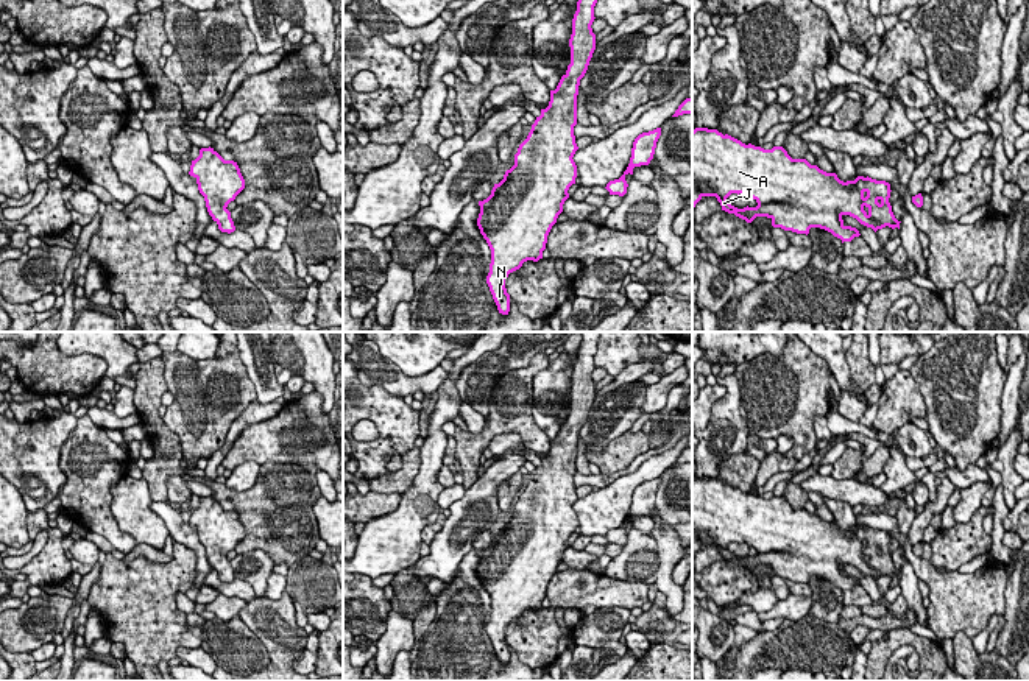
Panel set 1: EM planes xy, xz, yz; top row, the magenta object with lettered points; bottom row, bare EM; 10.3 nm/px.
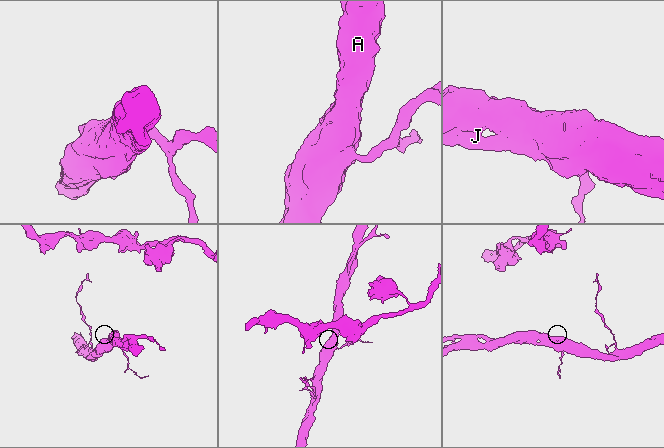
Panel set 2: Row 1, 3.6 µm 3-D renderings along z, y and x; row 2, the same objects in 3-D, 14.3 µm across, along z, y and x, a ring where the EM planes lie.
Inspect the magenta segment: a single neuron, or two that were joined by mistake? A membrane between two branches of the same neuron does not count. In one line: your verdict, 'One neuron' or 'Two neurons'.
One neuron

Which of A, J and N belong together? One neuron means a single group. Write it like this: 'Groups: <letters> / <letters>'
Groups: A J N

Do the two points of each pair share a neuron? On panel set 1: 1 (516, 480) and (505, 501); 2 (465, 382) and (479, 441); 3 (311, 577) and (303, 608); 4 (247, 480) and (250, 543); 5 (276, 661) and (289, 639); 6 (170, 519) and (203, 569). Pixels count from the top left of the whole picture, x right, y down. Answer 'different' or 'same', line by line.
1: same
2: different
3: same
4: different
5: same
6: same

